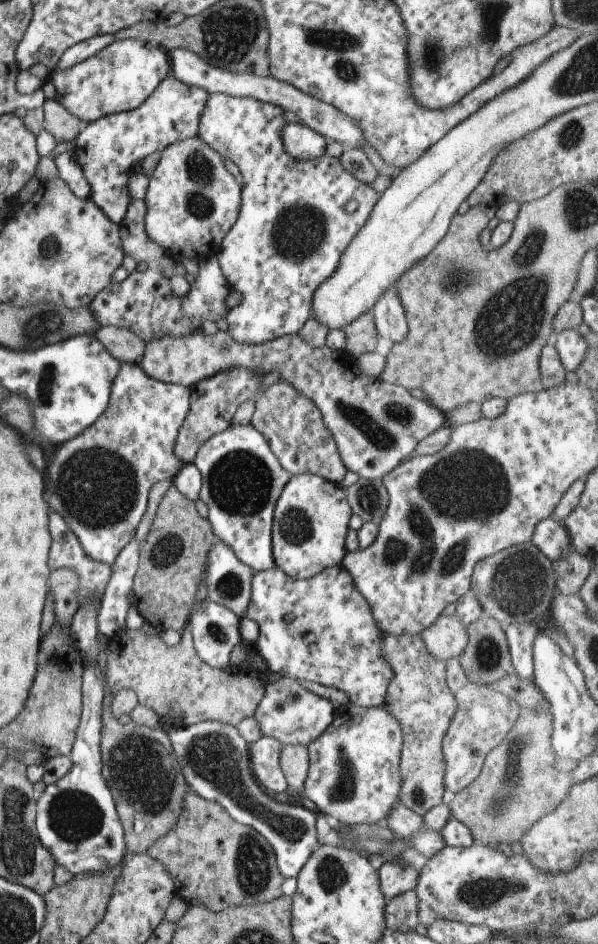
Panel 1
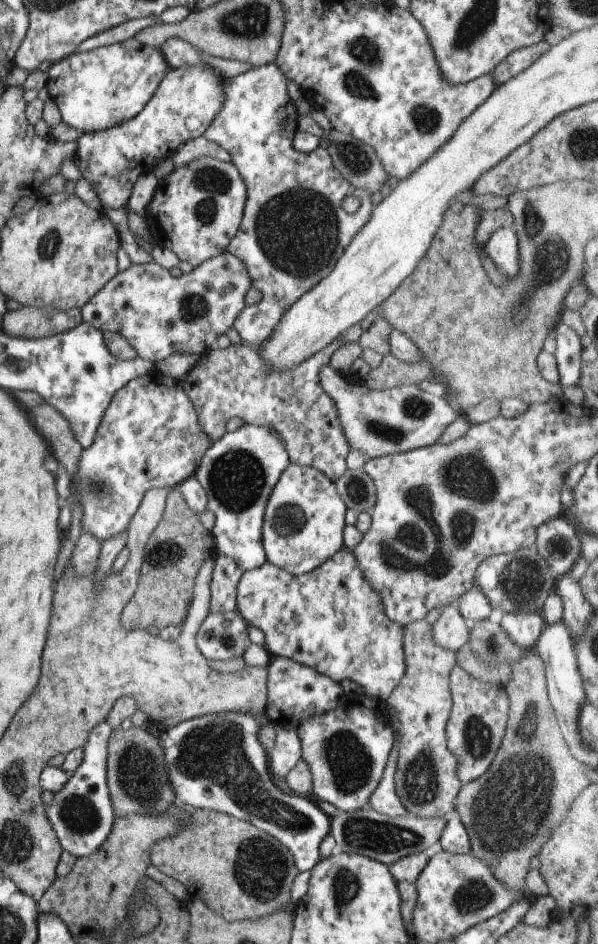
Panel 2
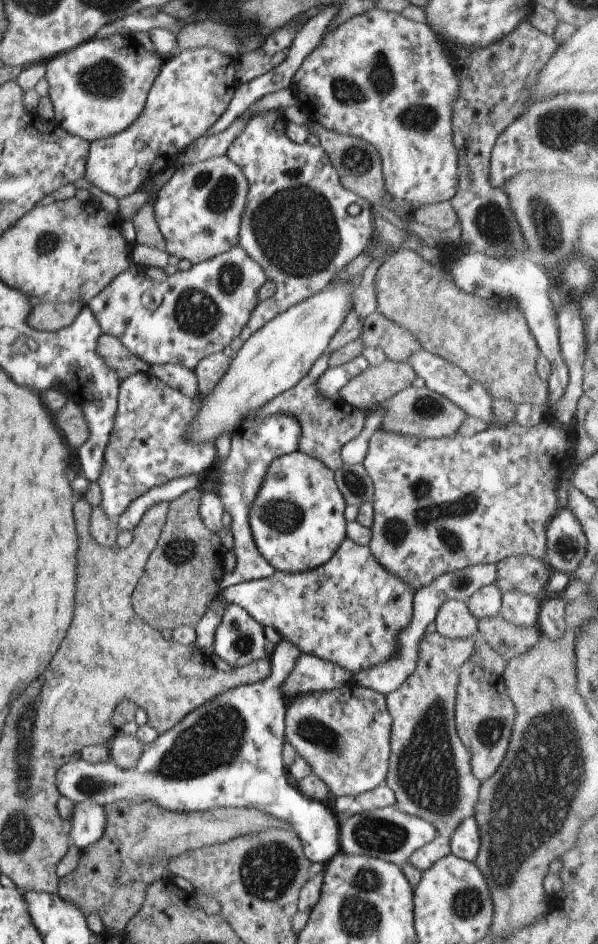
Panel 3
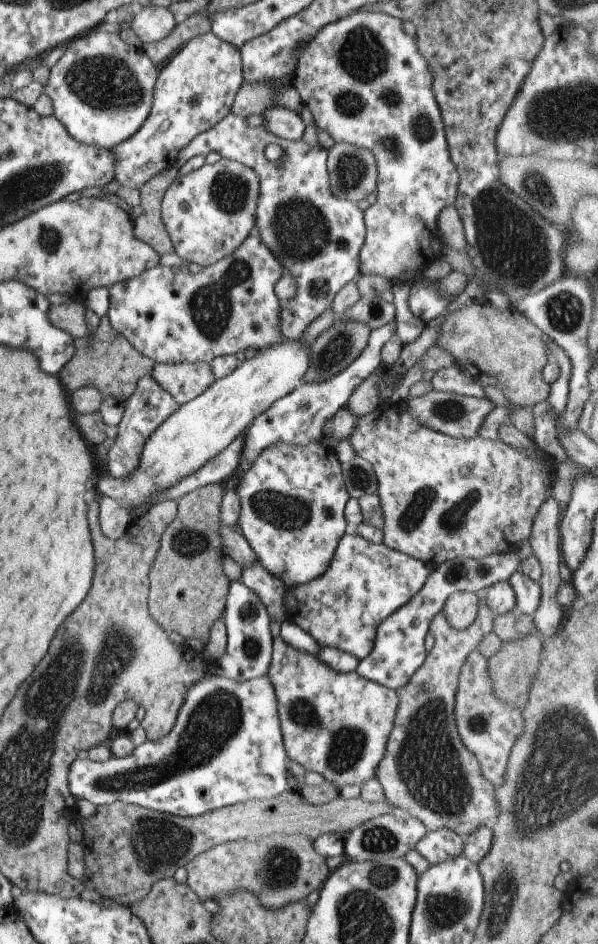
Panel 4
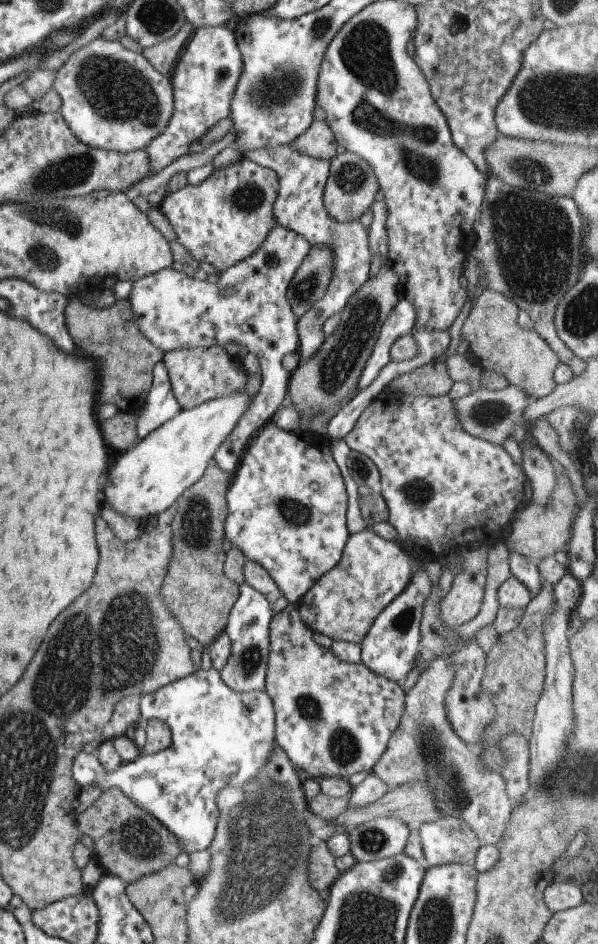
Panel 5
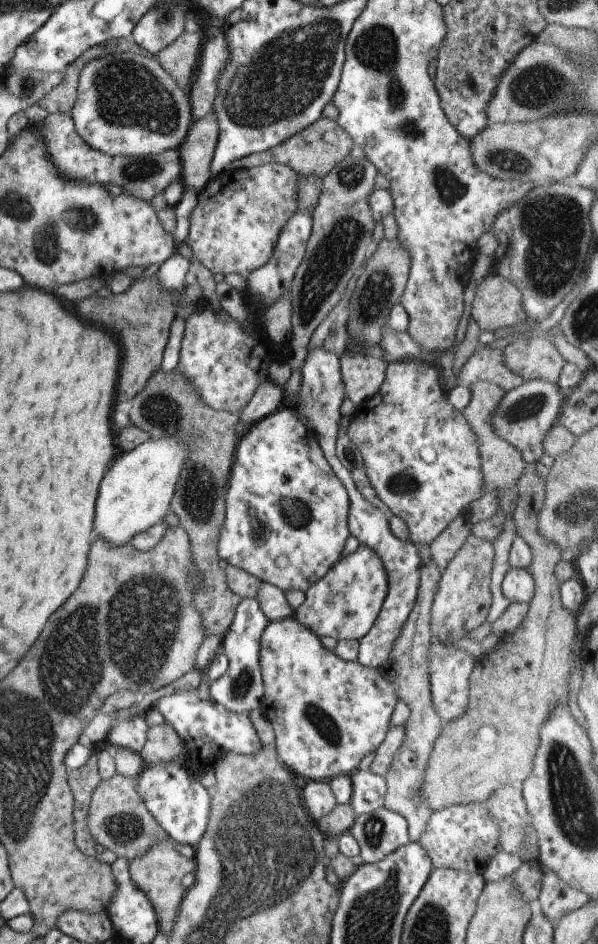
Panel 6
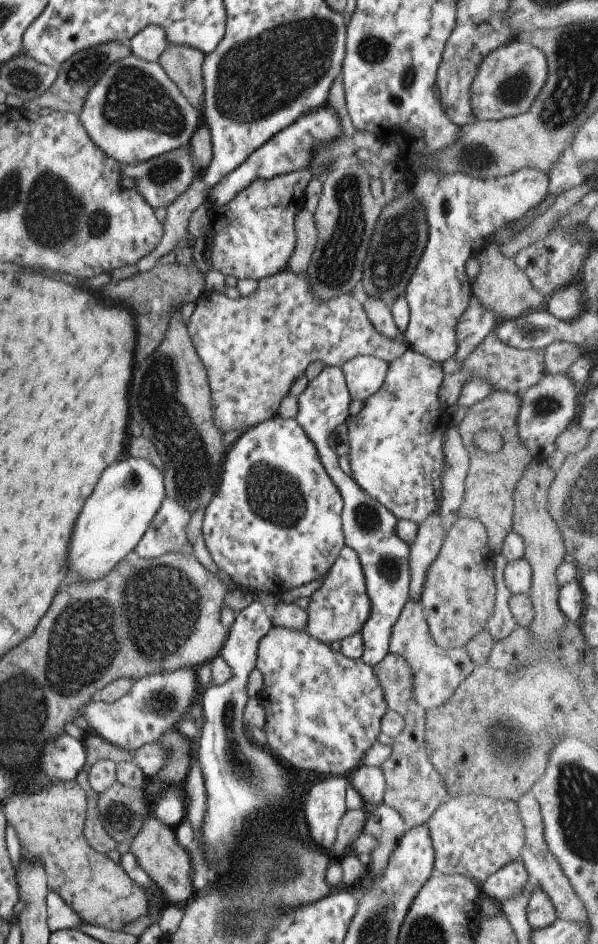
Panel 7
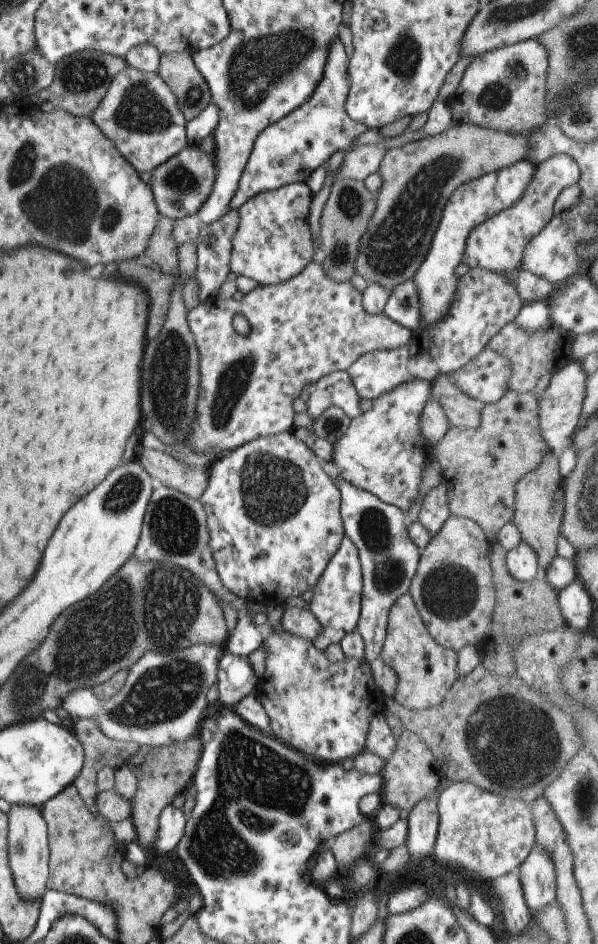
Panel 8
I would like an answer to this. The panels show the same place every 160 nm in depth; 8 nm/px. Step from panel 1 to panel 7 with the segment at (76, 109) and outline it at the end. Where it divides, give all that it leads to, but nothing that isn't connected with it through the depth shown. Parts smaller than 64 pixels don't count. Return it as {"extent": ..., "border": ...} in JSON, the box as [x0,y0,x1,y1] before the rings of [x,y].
{"extent":[78,55,201,165],"border":[[[133,55],[116,59],[104,70],[98,81],[88,90],[78,117],[91,142],[123,165],[134,165],[188,146],[192,134],[201,122],[200,110],[187,102],[158,62],[147,62]]]}

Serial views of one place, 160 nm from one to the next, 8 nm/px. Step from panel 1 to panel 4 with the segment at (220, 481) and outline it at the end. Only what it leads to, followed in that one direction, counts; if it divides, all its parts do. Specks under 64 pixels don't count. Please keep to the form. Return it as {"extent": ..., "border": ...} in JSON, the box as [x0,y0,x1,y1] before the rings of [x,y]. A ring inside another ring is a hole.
{"extent":[240,320,396,622],"border":[[[396,320],[387,322],[378,329],[373,329],[368,336],[365,348],[359,353],[359,356],[346,366],[338,375],[330,379],[323,380],[320,383],[301,383],[289,394],[279,398],[267,407],[259,416],[256,416],[245,428],[244,443],[242,444],[242,456],[240,470],[250,467],[250,464],[257,458],[257,455],[273,443],[283,443],[289,446],[304,446],[309,443],[319,443],[324,434],[323,427],[326,422],[339,409],[346,406],[350,394],[354,392],[377,367],[381,366],[380,350],[382,346],[395,337]],[[258,564],[241,569],[240,580],[252,590],[265,605],[268,617],[277,622],[286,620],[284,617],[284,584],[272,574],[265,572]]]}

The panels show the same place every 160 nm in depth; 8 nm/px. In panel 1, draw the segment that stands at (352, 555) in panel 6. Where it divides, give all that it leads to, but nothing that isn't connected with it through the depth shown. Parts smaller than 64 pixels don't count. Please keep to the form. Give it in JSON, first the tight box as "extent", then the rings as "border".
{"extent":[243,565,394,707],"border":[[[275,565],[264,571],[254,571],[250,580],[250,601],[244,610],[243,616],[252,620],[258,626],[258,637],[252,648],[263,661],[266,662],[268,674],[279,677],[287,677],[298,681],[317,682],[323,686],[333,686],[337,690],[342,690],[347,694],[349,702],[360,707],[381,707],[384,704],[384,696],[390,681],[394,677],[394,670],[388,663],[388,660],[381,654],[381,645],[385,634],[376,625],[375,619],[372,617],[370,606],[365,599],[359,594],[355,588],[351,575],[341,566],[332,566],[326,568],[320,573],[314,574],[306,579],[294,579],[288,577],[282,570]]]}

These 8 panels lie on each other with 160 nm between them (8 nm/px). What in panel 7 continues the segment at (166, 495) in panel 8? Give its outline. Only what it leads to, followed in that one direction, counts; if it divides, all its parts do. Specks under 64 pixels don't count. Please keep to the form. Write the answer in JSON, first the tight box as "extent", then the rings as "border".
{"extent":[134,496,192,559],"border":[[[165,496],[147,525],[134,552],[142,559],[152,559],[165,553],[191,555],[191,544],[185,527],[192,515],[181,503]]]}

